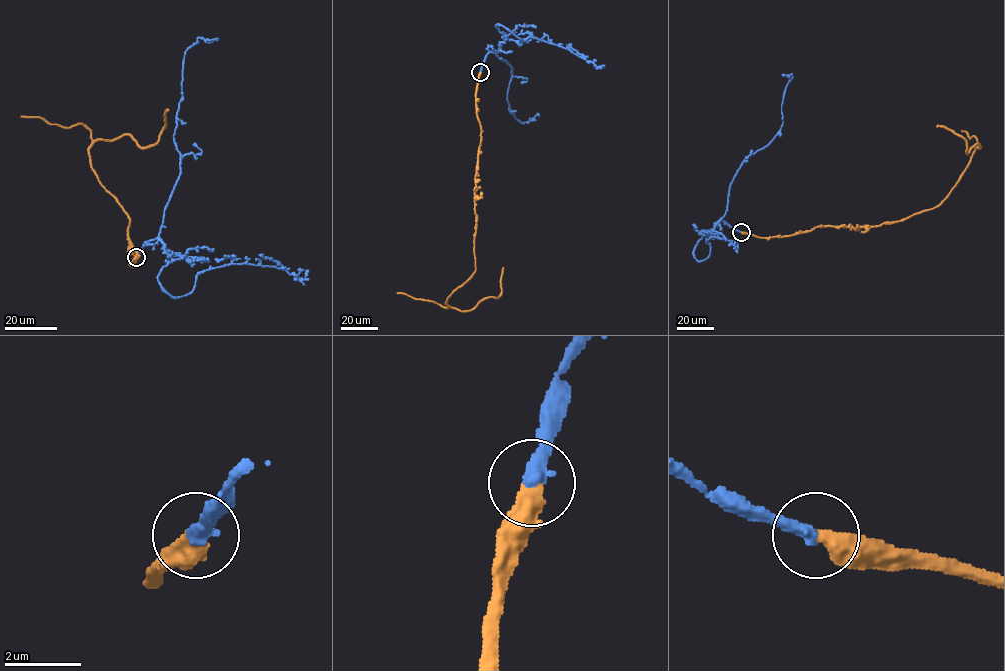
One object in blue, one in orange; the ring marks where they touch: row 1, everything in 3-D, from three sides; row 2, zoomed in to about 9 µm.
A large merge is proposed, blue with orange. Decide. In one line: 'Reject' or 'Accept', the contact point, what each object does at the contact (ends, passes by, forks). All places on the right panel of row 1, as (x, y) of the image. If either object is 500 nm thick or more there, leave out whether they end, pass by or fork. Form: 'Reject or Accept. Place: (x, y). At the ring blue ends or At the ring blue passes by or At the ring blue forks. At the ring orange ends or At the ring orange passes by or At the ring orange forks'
Accept. Place: (741, 232). At the ring blue ends. At the ring orange ends

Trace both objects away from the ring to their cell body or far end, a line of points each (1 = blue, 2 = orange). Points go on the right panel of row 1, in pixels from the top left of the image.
1: (741, 232), (721, 218), (699, 240), (694, 257), (709, 255), (711, 237), (736, 249), (736, 241)
2: (741, 232), (771, 238), (817, 226), (857, 230), (933, 208), (980, 148), (968, 153), (963, 138), (936, 126)

